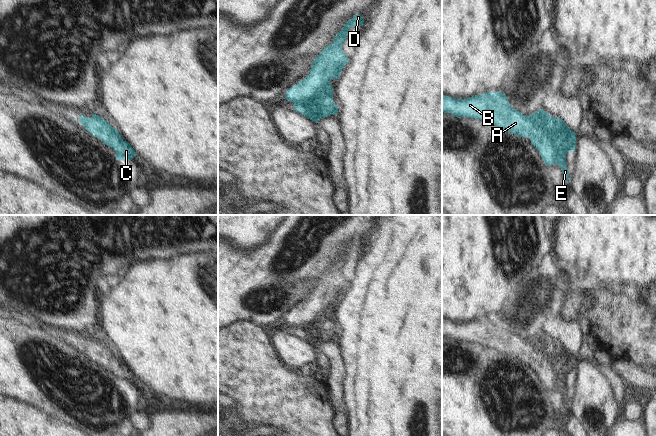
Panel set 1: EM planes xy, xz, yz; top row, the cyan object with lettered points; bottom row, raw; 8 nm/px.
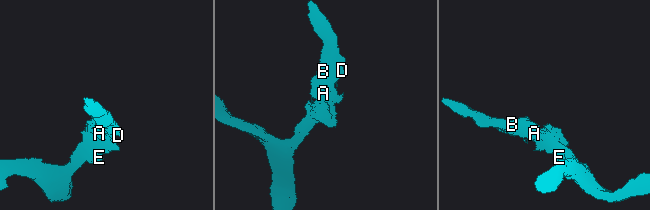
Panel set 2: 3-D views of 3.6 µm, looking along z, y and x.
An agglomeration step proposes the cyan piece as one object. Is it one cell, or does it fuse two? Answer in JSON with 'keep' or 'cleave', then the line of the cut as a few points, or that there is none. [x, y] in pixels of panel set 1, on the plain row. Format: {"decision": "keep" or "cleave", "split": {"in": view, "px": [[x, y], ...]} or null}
{"decision": "keep", "split": null}

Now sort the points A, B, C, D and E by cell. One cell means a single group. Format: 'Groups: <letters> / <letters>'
Groups: A B C D E

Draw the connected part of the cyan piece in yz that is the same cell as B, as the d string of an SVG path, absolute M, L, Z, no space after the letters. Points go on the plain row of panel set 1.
M485 316L466 323L455 323L442 319L442 336L451 337L457 342L475 342L503 352L518 361L528 361L531 368L539 375L545 389L557 388L560 390L565 405L568 406L566 378L574 376L577 357L573 356L561 342L550 340L543 333L525 340L509 328L506 319L502 316Z

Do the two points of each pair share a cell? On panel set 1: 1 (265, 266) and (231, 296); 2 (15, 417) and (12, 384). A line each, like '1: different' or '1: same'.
1: same
2: different

